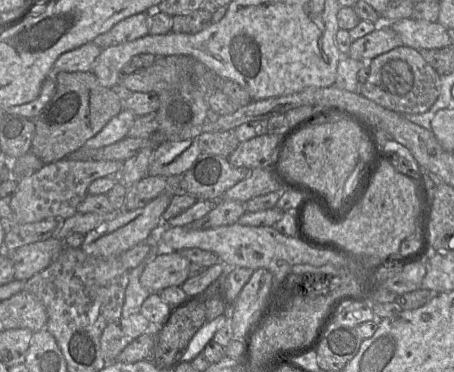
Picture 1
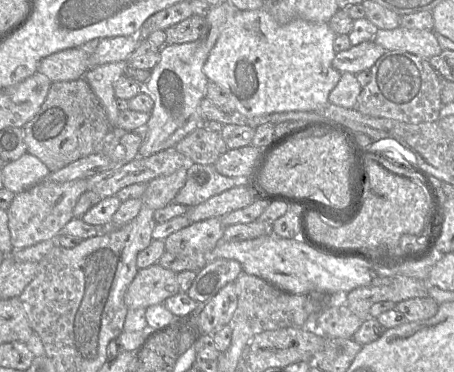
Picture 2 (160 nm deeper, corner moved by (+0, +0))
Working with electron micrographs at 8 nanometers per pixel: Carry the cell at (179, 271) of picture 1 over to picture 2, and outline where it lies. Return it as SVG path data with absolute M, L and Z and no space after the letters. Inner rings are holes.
M159 263L139 269L125 294L128 309L148 308L164 304L169 297L180 292L178 274Z

